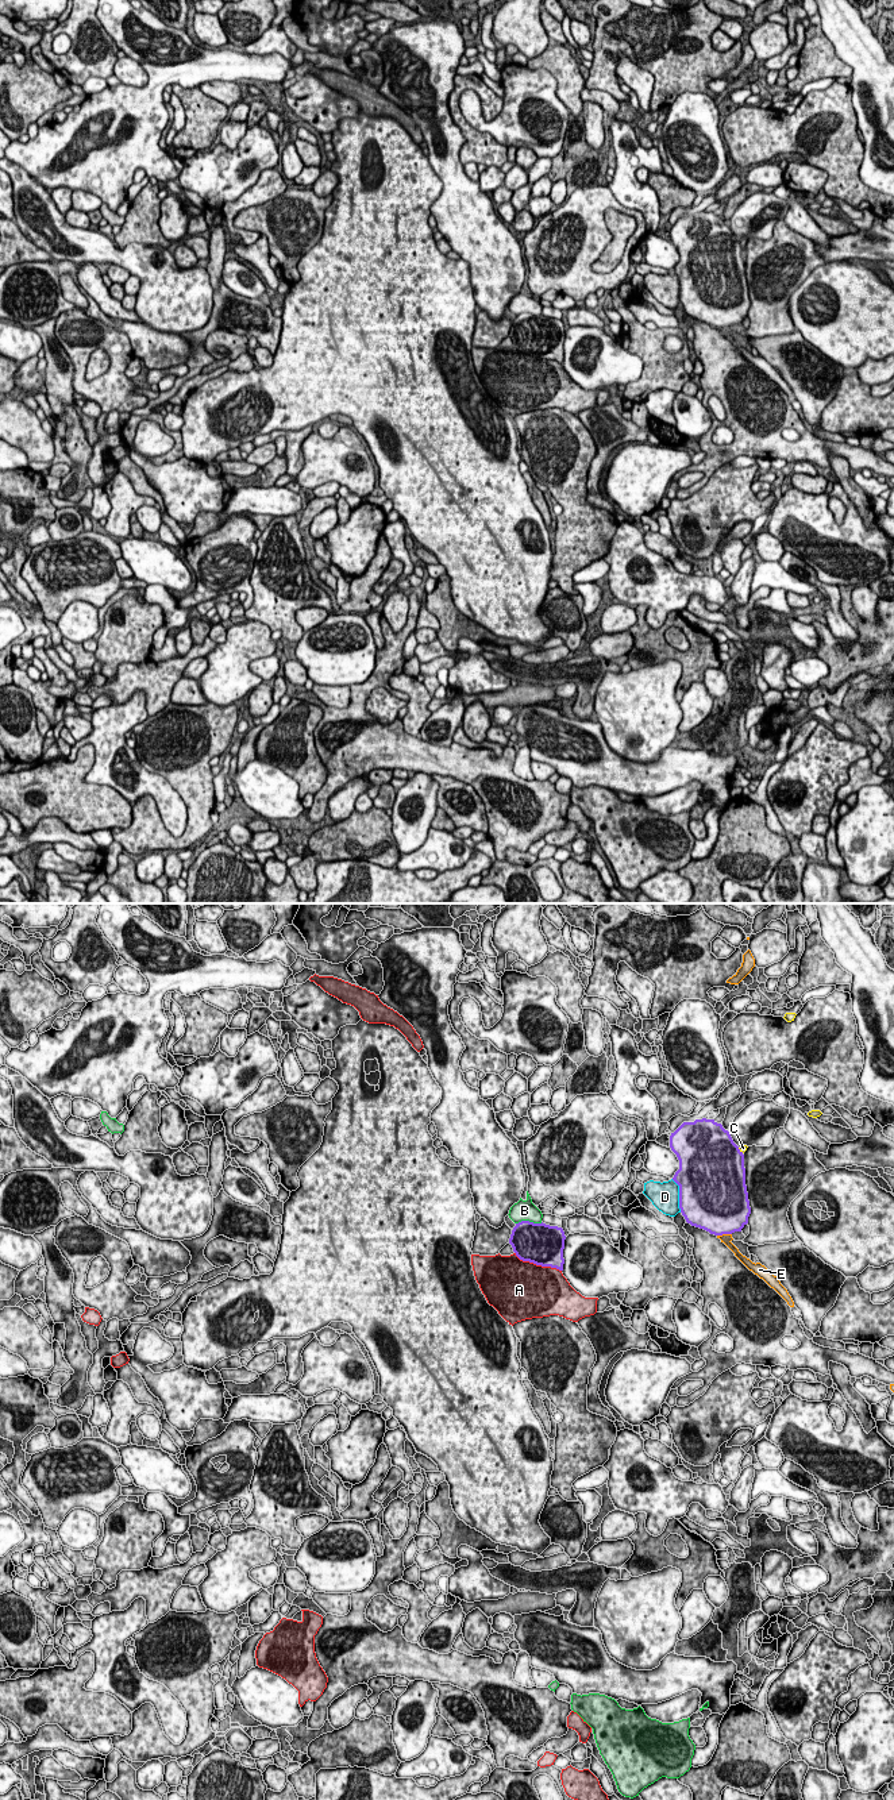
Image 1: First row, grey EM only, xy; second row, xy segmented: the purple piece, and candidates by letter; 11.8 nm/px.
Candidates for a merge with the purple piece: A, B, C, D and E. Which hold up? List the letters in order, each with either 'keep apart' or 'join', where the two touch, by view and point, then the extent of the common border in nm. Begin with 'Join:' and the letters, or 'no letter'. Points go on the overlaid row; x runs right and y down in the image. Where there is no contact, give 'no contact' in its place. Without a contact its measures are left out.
Join: no letter
A: keep apart; contact xy (538, 1264); length 600 nm
B: keep apart; contact xy (528, 1221); length 320 nm
C: keep apart; contact xy (739, 1149); length 100 nm
D: keep apart; contact xy (679, 1195); length 420 nm
E: keep apart; contact xy (724, 1233); length 180 nm

